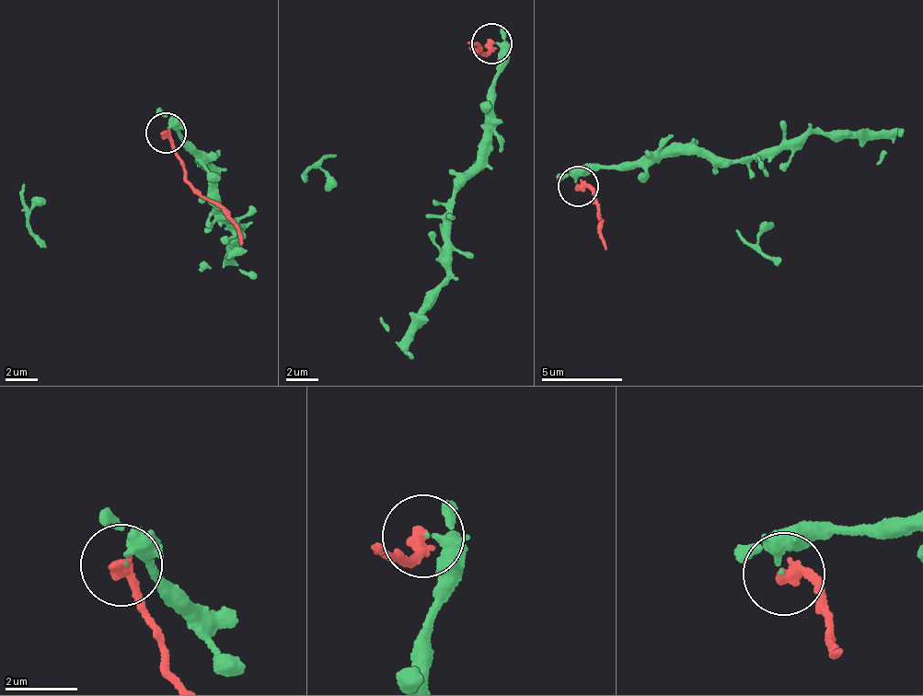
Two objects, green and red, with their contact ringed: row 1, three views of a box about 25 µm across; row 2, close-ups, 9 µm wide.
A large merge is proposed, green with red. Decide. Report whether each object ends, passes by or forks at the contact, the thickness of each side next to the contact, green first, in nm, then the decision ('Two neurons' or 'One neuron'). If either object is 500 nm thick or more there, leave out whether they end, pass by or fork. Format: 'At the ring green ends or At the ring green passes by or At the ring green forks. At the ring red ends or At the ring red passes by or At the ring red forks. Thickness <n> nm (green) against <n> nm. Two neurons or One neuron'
At the ring green passes by. At the ring red ends. Thickness 190 nm (green) against 280 nm. Two neurons

